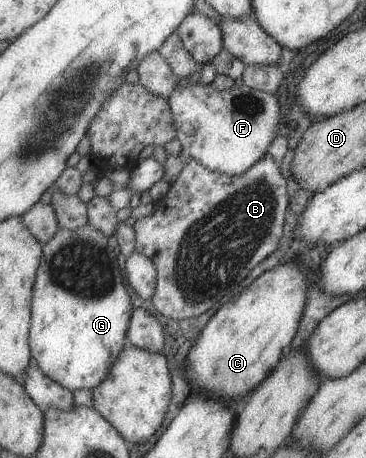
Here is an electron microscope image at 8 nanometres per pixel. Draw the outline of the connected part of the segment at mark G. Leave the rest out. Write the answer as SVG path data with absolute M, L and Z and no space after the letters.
M85 223L83 227L79 229L57 229L57 233L41 247L41 261L39 261L39 267L37 267L35 281L33 283L33 291L31 297L31 317L30 327L28 331L28 345L31 353L32 362L36 365L37 369L49 377L53 383L61 385L61 388L67 389L69 392L75 390L87 389L91 390L93 387L97 387L107 377L109 373L109 367L113 365L113 361L117 359L117 355L121 353L123 345L123 338L126 337L126 332L129 326L129 319L132 313L132 305L123 285L123 279L121 278L121 271L119 270L118 263L115 259L114 252L107 245L107 237L101 235L97 229L93 229L89 223Z

